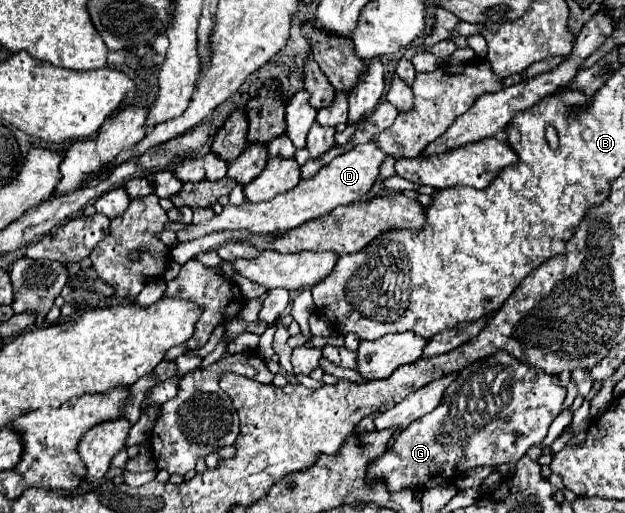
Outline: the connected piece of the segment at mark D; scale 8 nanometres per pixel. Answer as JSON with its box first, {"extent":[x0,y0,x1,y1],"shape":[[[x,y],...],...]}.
{"extent":[176,143,384,243],"shape":[[[364,143],[358,145],[350,151],[346,151],[344,155],[334,157],[328,165],[320,167],[320,171],[310,177],[310,179],[302,179],[294,189],[290,189],[288,193],[276,195],[270,201],[264,203],[252,203],[252,201],[244,201],[242,205],[224,205],[220,215],[214,215],[210,221],[206,223],[190,223],[186,229],[176,233],[176,243],[186,243],[198,237],[204,237],[208,233],[214,231],[248,231],[252,235],[266,235],[266,233],[276,233],[276,231],[288,231],[294,229],[298,225],[302,225],[304,221],[316,219],[328,211],[332,211],[338,205],[348,205],[352,201],[358,201],[360,197],[364,197],[372,185],[378,179],[378,167],[384,161],[384,153],[374,145],[374,143]]]}

